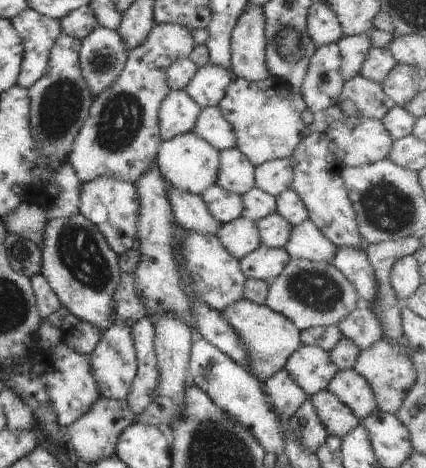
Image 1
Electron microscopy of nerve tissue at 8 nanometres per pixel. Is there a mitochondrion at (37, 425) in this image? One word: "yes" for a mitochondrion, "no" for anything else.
no

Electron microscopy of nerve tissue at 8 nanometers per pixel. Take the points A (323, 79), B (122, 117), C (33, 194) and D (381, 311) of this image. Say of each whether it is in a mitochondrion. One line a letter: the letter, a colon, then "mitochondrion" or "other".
A: mitochondrion
B: mitochondrion
C: other
D: other

